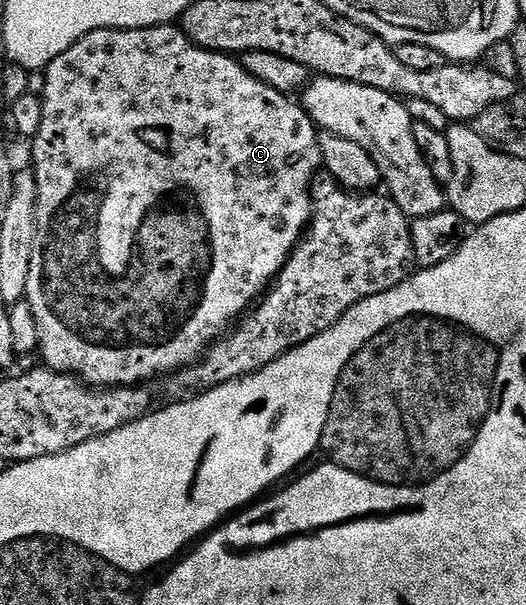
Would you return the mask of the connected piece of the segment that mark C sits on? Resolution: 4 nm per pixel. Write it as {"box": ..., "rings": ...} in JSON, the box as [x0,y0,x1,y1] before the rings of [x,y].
{"box":[26,23,323,387],"rings":[[[175,23],[169,25],[154,25],[148,29],[98,29],[89,35],[85,35],[69,51],[57,55],[57,59],[49,62],[45,70],[45,91],[43,92],[43,110],[45,119],[41,119],[41,131],[30,142],[31,161],[35,182],[37,183],[37,195],[39,204],[36,208],[37,235],[33,247],[33,263],[29,267],[29,283],[27,284],[26,300],[31,305],[33,315],[39,324],[39,349],[43,353],[42,364],[49,369],[55,369],[59,373],[70,373],[86,381],[92,387],[139,387],[144,383],[151,383],[154,377],[162,373],[174,375],[180,369],[194,365],[220,337],[224,336],[232,328],[233,323],[238,322],[262,298],[263,294],[271,288],[279,272],[285,267],[285,263],[291,258],[291,252],[296,245],[303,240],[304,232],[311,224],[313,212],[313,196],[311,197],[311,184],[315,181],[315,172],[320,172],[323,156],[319,146],[319,133],[310,115],[303,110],[298,100],[292,99],[286,93],[273,91],[265,83],[261,83],[253,77],[243,66],[242,60],[226,53],[214,53],[193,44],[185,35],[185,31]]]}

